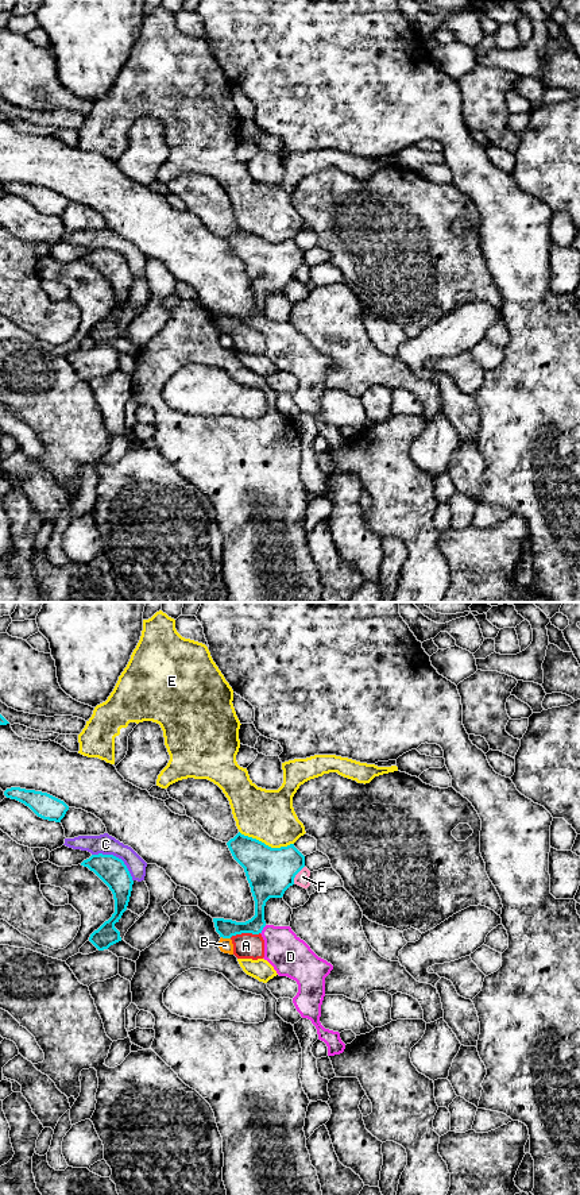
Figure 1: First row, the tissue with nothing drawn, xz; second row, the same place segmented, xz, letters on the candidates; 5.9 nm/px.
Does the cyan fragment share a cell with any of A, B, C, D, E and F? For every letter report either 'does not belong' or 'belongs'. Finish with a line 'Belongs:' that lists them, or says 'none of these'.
A: does not belong
B: does not belong
C: does not belong
D: belongs
E: does not belong
F: does not belong
Belongs: D

